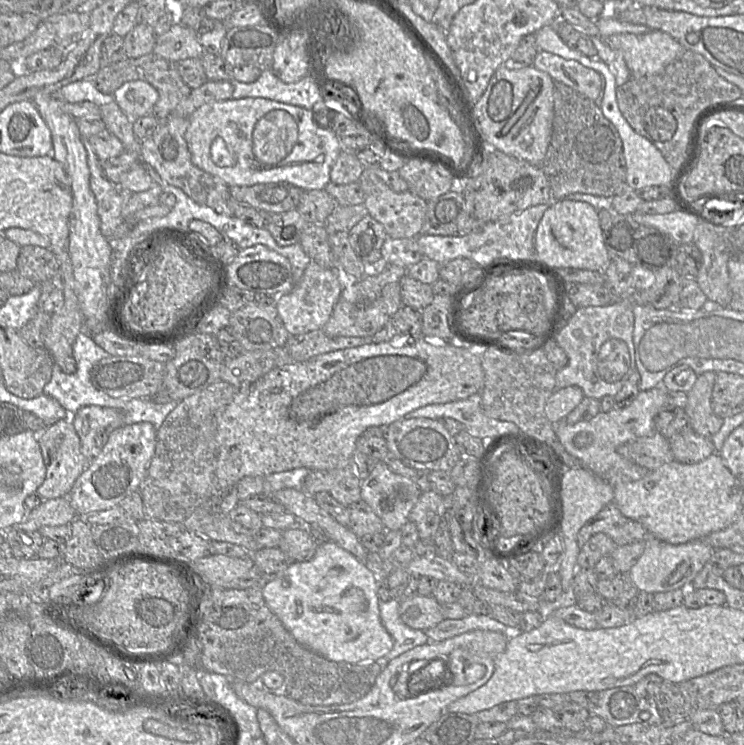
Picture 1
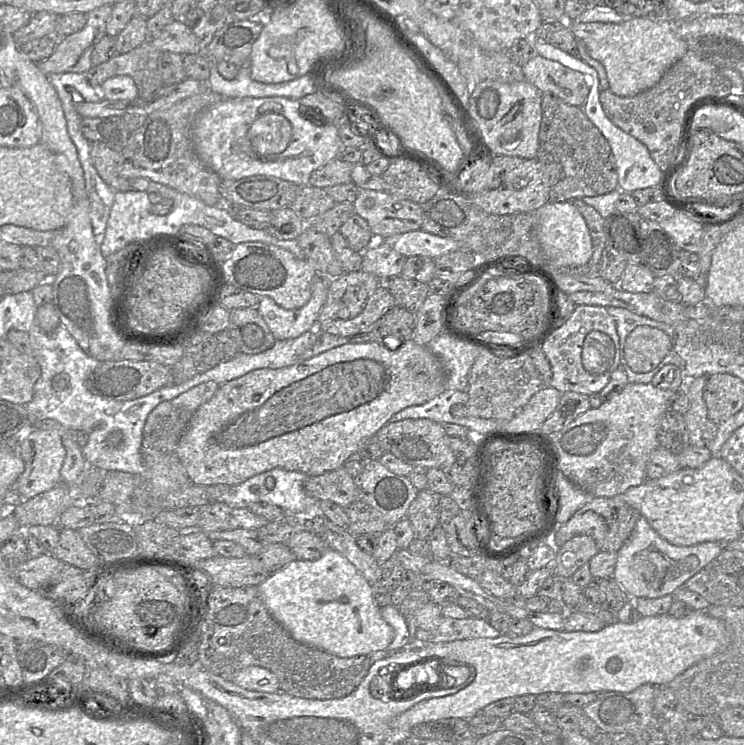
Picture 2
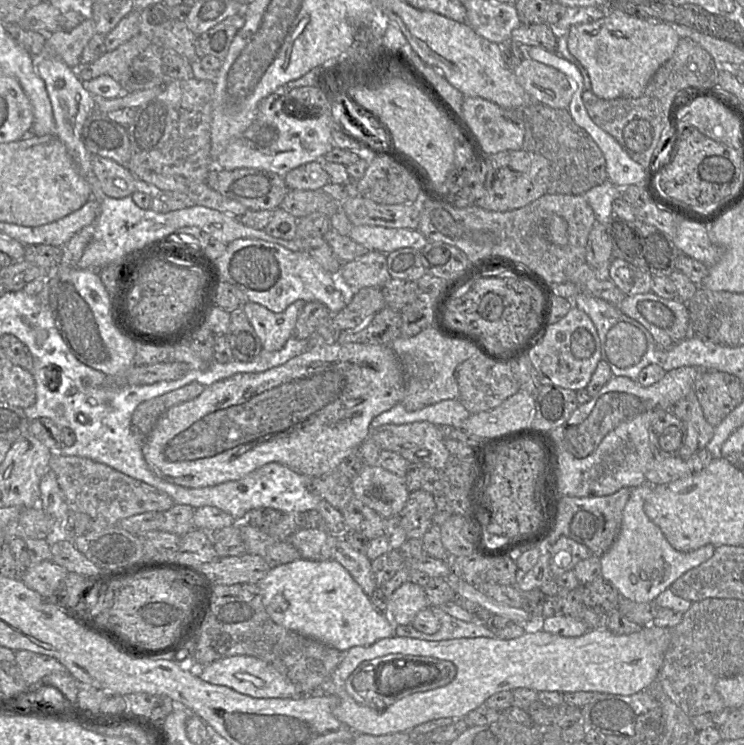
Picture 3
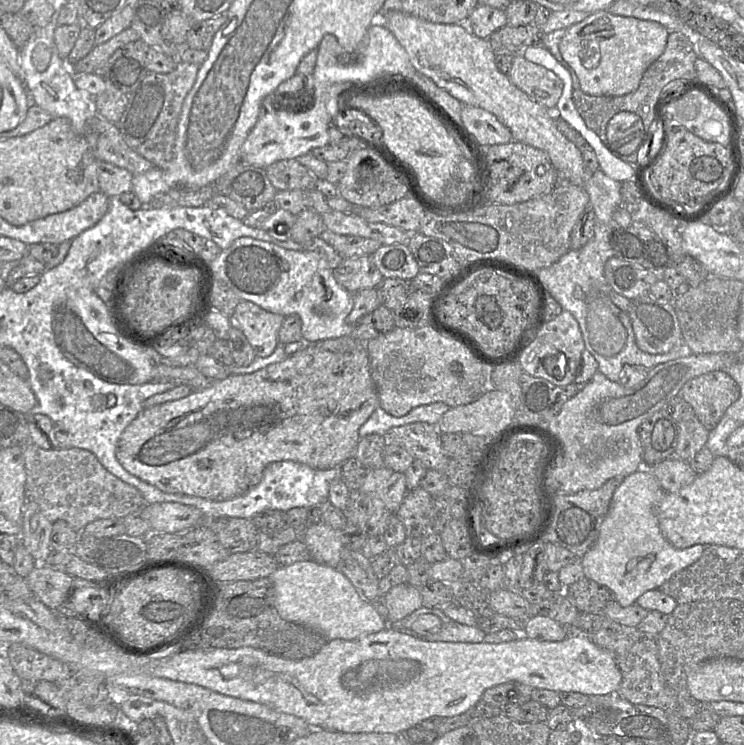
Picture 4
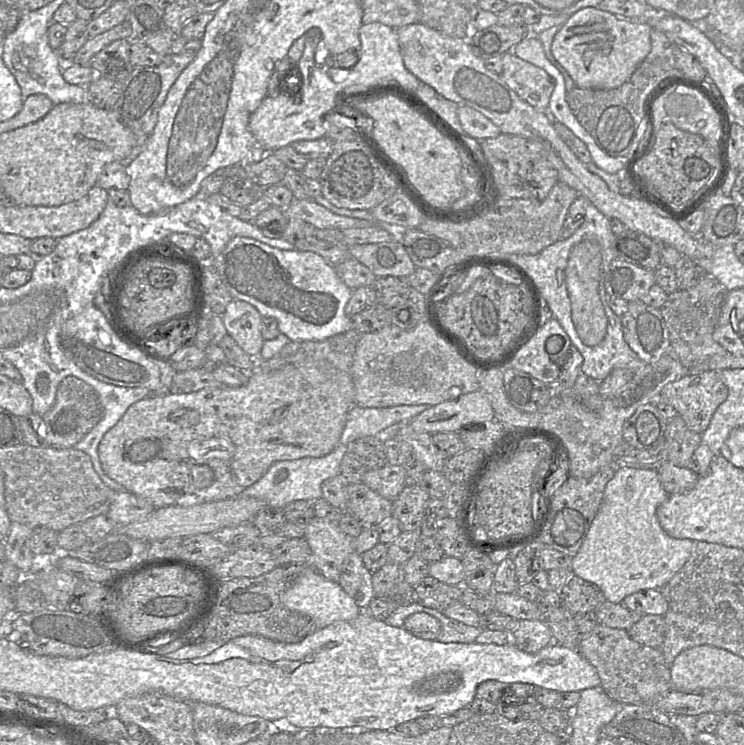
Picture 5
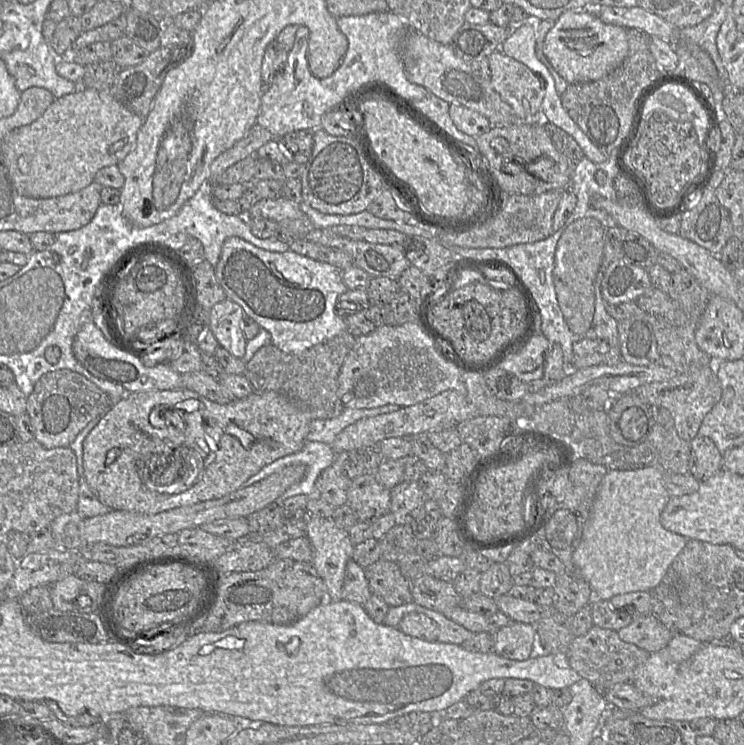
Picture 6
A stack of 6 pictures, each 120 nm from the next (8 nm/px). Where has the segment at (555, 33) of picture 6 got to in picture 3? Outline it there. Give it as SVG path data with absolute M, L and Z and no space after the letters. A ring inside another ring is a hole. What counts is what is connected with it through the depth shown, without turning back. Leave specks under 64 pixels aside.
M609 11L601 19L572 26L567 32L567 47L586 69L592 92L610 100L641 96L655 72L671 58L679 39L669 25Z

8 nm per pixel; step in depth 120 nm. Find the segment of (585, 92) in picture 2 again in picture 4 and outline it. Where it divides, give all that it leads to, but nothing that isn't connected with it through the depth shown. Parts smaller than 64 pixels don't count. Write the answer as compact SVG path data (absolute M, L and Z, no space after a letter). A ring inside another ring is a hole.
M516 54L506 75L531 99L551 111L555 110L563 82L553 71L526 60L522 54Z

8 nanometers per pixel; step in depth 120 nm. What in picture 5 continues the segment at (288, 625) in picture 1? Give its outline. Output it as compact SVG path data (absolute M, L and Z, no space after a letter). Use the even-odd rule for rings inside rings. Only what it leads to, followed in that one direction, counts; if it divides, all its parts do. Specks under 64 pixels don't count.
M309 565L285 591L283 604L292 611L310 616L317 624L317 629L324 628L336 621L353 620L363 611L338 582L325 578Z

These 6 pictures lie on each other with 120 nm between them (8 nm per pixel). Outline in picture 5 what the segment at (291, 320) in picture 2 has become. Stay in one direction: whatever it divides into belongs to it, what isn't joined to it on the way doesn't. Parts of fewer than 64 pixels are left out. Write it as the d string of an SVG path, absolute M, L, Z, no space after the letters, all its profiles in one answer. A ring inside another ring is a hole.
M236 299L227 305L222 315L227 334L251 357L259 357L265 341L261 335L262 319L254 306Z

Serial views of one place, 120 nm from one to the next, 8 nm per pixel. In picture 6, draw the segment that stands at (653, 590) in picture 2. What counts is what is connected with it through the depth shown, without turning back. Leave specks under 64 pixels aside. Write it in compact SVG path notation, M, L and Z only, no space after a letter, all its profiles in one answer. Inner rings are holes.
M659 466L607 471L592 503L580 542L572 555L577 575L589 584L595 598L609 601L619 594L651 591L661 582L688 541L683 535L671 532L661 524L661 514L669 499L664 486L664 473Z

